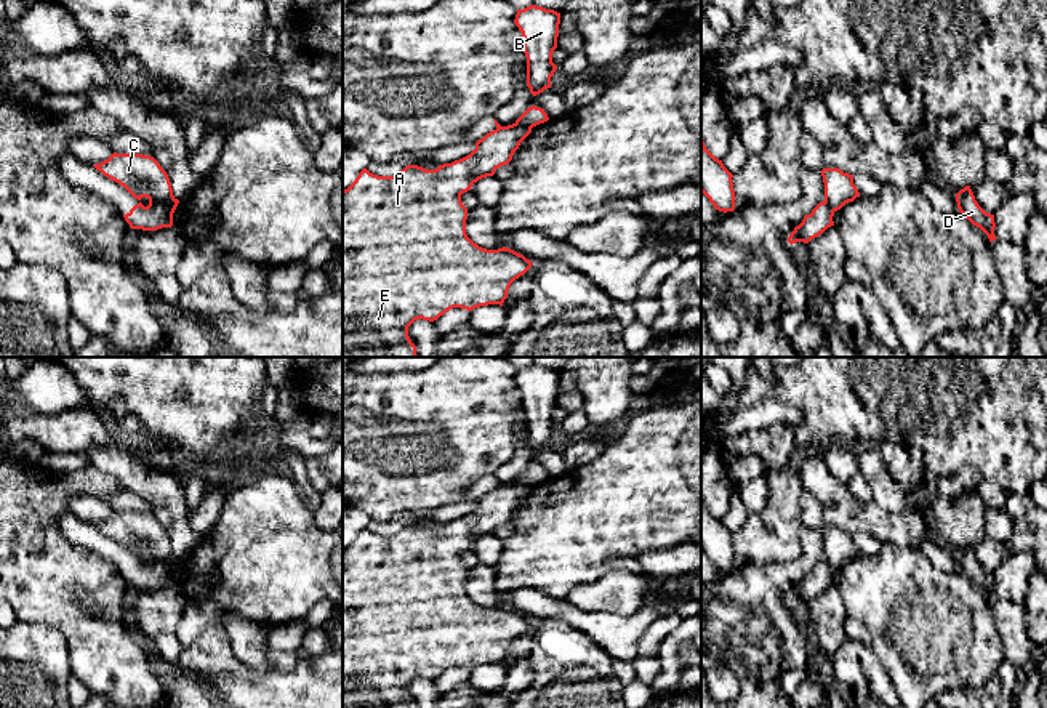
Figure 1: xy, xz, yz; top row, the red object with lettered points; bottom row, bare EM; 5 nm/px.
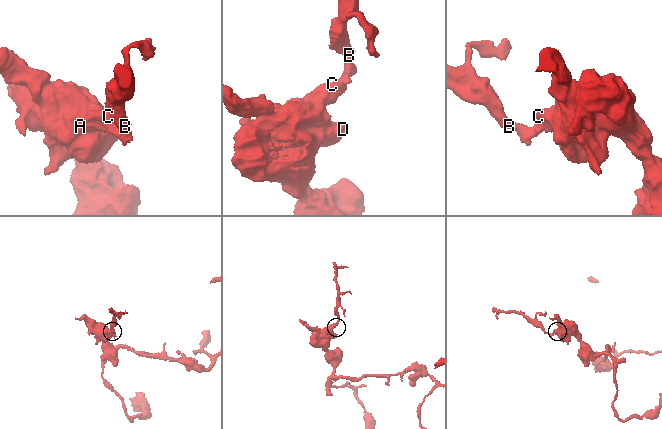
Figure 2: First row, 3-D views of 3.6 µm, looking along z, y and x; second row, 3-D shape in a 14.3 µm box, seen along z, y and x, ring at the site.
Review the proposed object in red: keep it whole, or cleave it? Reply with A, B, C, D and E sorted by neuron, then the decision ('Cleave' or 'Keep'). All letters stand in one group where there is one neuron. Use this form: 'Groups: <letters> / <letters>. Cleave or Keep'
Groups: A C D E / B. Cleave

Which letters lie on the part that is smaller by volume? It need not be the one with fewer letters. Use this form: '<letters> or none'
B

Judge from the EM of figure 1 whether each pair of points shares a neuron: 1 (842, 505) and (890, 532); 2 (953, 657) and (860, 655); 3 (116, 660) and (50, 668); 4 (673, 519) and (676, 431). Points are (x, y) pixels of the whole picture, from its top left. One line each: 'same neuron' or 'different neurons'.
1: same neuron
2: different neurons
3: different neurons
4: same neuron

